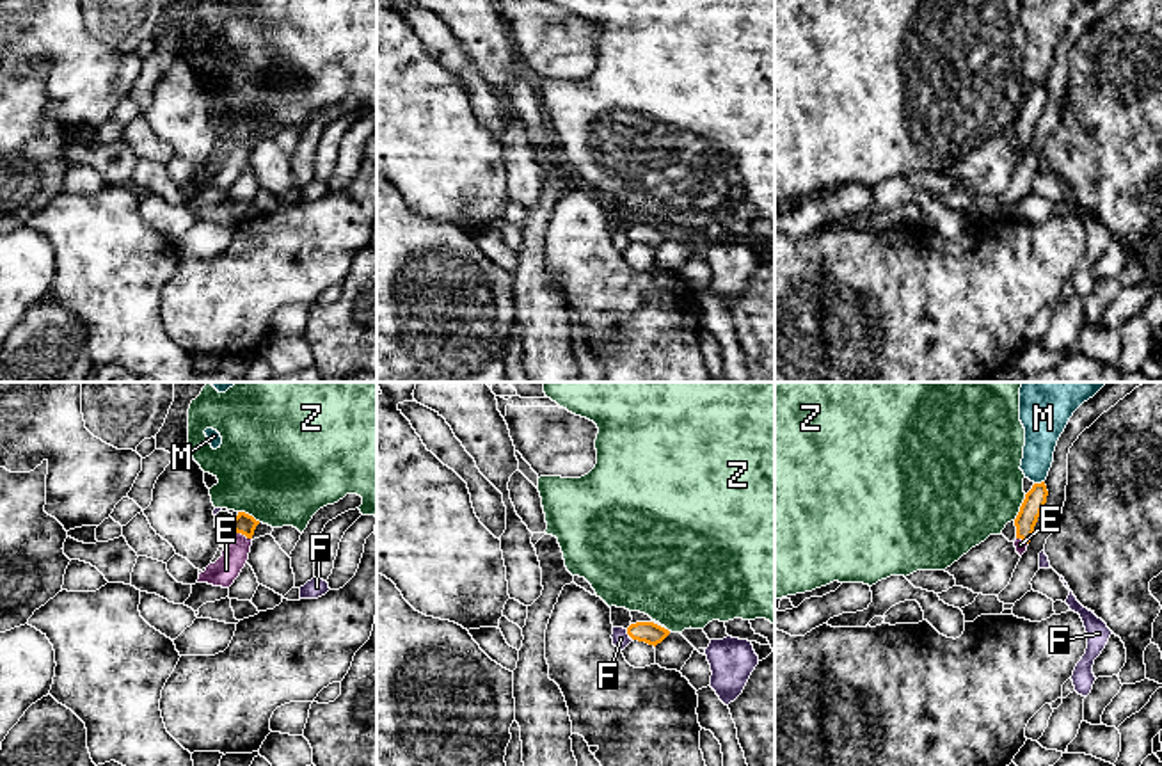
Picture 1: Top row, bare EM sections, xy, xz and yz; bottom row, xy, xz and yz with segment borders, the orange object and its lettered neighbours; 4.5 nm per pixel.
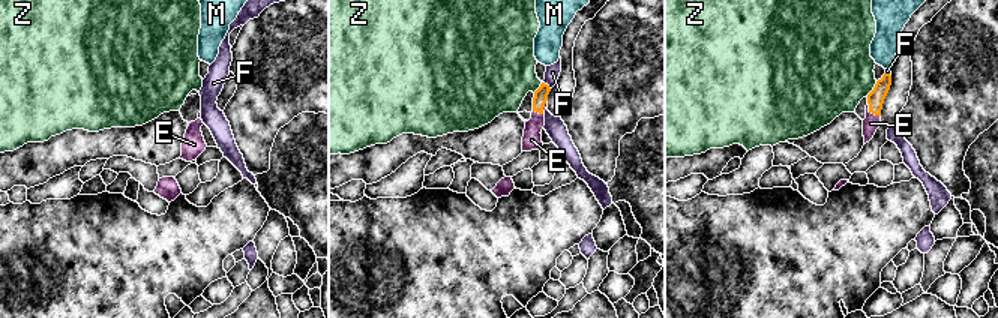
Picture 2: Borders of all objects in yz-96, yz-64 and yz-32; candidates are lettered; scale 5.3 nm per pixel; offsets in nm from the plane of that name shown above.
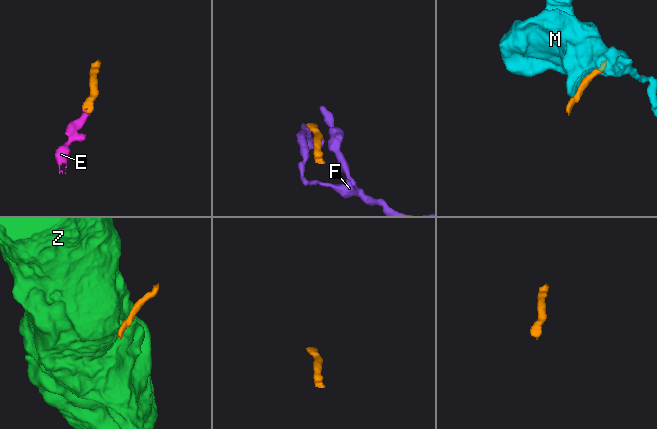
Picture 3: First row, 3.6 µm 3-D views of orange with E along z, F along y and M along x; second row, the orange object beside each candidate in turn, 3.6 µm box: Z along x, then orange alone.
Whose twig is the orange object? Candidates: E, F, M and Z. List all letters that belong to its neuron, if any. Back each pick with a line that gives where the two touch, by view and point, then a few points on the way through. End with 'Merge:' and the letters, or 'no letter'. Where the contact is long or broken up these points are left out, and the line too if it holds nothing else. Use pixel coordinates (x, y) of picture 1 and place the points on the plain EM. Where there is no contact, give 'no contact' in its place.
E: contact xy (244, 135); way xy (244, 125), (244, 135), (226, 171)
Merge: E

